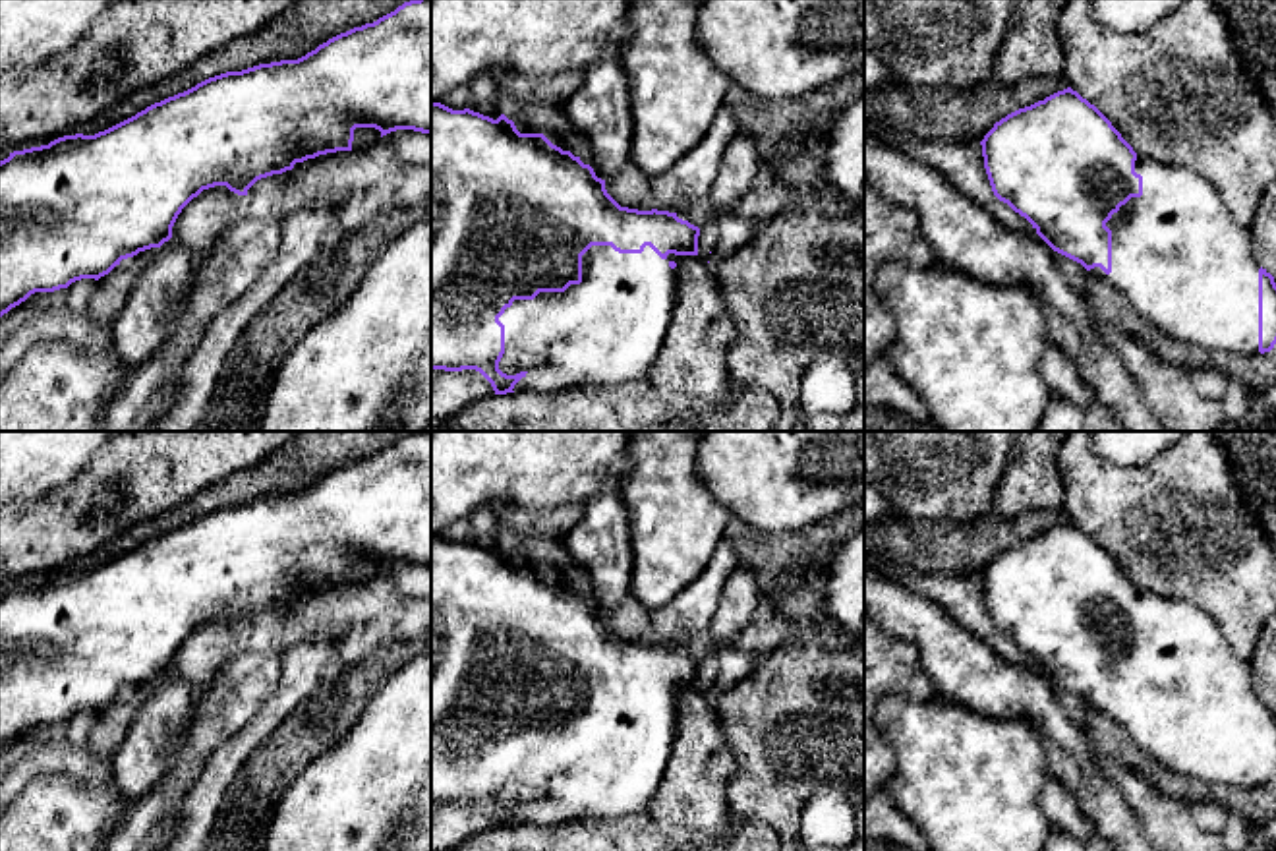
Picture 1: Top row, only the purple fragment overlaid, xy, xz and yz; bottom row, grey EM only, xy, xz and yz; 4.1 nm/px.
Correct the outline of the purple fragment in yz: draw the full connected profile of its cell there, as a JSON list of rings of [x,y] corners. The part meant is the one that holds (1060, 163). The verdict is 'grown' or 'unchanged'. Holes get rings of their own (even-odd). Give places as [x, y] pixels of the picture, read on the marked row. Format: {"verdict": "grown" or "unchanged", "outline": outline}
{"verdict": "grown", "outline": [[[1071,87],[1007,114],[980,145],[994,195],[1025,217],[1054,251],[1112,284],[1174,342],[1233,356],[1257,356],[1274,348],[1274,277],[1259,265],[1251,230],[1235,222],[1204,176],[1139,157],[1112,122]]]}

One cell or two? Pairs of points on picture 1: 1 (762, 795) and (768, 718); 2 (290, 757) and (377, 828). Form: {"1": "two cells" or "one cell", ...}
{"1": "one cell", "2": "two cells"}

